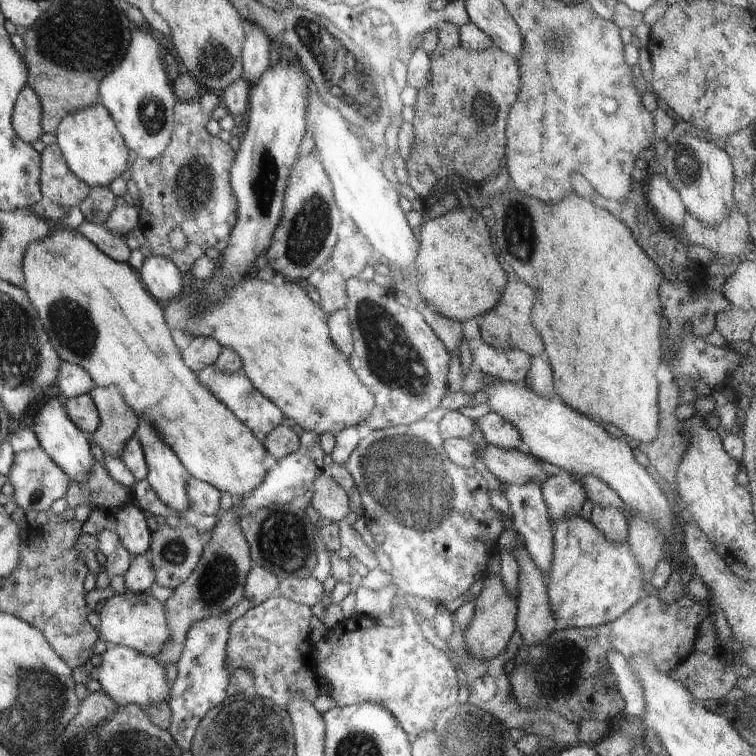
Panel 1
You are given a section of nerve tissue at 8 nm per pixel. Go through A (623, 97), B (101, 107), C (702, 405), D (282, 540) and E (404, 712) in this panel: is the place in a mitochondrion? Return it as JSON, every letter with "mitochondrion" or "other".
{"A":"other","B":"other","C":"mitochondrion","D":"mitochondrion","E":"other"}

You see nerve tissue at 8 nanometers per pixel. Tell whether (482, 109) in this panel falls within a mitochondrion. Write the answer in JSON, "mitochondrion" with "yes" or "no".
{"mitochondrion":"yes"}

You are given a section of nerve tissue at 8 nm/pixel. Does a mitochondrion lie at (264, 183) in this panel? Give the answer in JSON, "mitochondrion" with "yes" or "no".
{"mitochondrion":"yes"}

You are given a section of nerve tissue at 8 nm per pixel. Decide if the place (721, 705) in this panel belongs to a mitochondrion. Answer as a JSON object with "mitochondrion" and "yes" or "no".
{"mitochondrion":"no"}

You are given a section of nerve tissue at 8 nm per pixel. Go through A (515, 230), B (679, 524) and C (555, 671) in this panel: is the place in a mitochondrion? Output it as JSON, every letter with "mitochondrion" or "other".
{"A":"mitochondrion","B":"other","C":"mitochondrion"}

